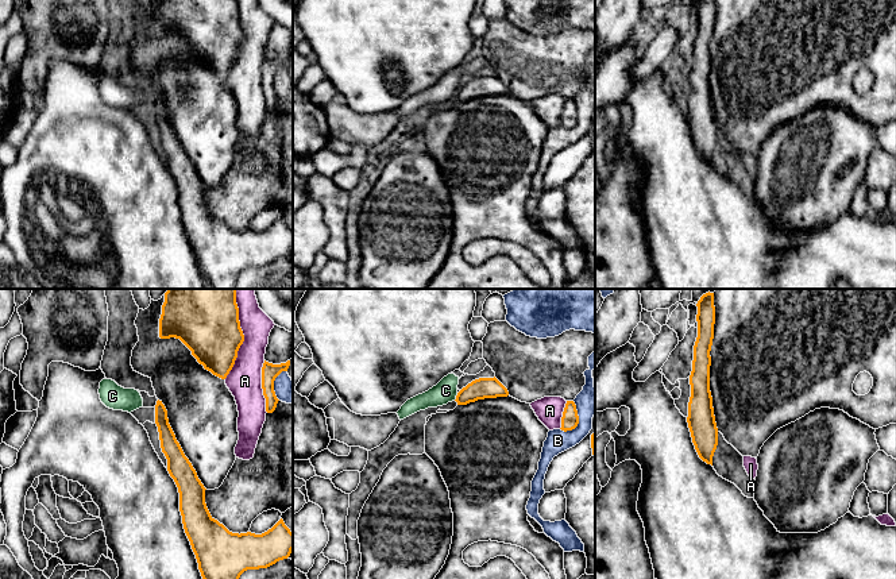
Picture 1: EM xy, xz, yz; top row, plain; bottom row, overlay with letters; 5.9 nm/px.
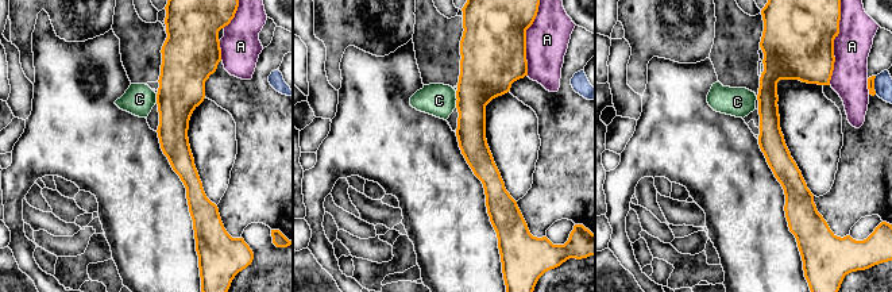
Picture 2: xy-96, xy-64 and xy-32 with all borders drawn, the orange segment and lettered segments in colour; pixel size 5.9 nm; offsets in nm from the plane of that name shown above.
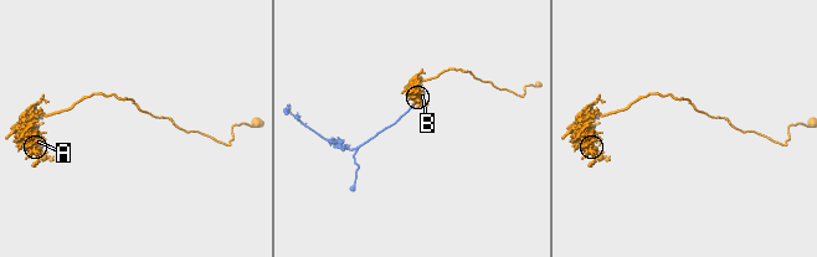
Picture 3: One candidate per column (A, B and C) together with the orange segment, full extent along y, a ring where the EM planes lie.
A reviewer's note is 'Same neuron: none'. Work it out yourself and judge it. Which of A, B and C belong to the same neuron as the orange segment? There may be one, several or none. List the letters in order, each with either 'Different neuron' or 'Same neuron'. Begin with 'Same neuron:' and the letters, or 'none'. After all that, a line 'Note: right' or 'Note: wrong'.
Same neuron: none
A: Different neuron
B: Different neuron
C: Different neuron
Note: right

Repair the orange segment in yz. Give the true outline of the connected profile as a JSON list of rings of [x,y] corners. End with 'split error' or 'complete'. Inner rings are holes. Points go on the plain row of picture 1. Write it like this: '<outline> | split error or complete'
[[[698,0],[696,4],[698,35],[690,73],[691,94],[687,120],[699,155],[712,163],[718,143],[718,126],[710,89],[710,49],[714,36],[715,4],[714,0]]] | complete

